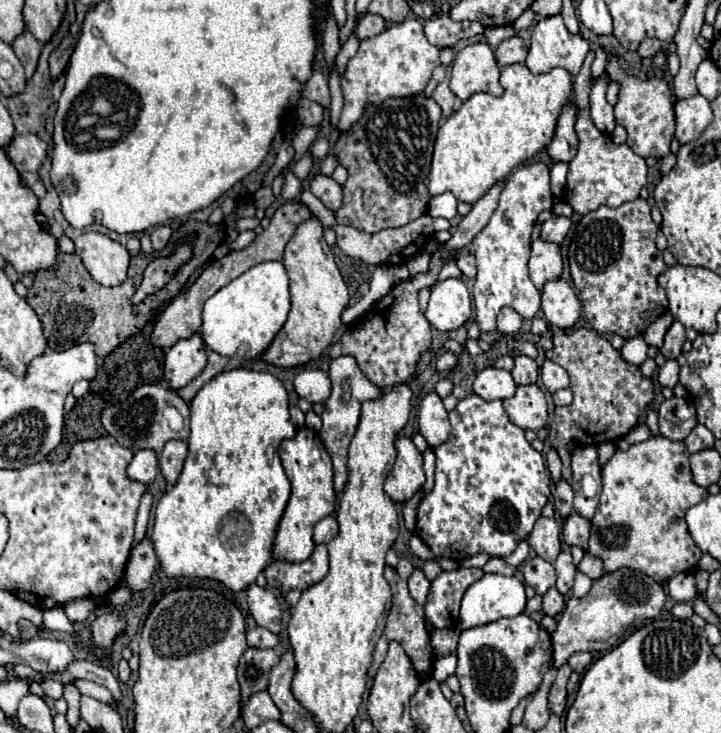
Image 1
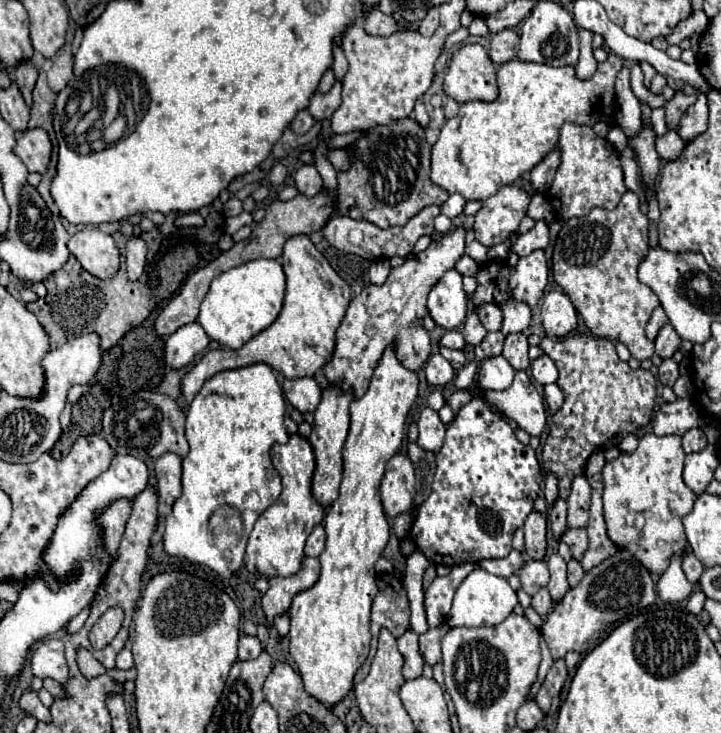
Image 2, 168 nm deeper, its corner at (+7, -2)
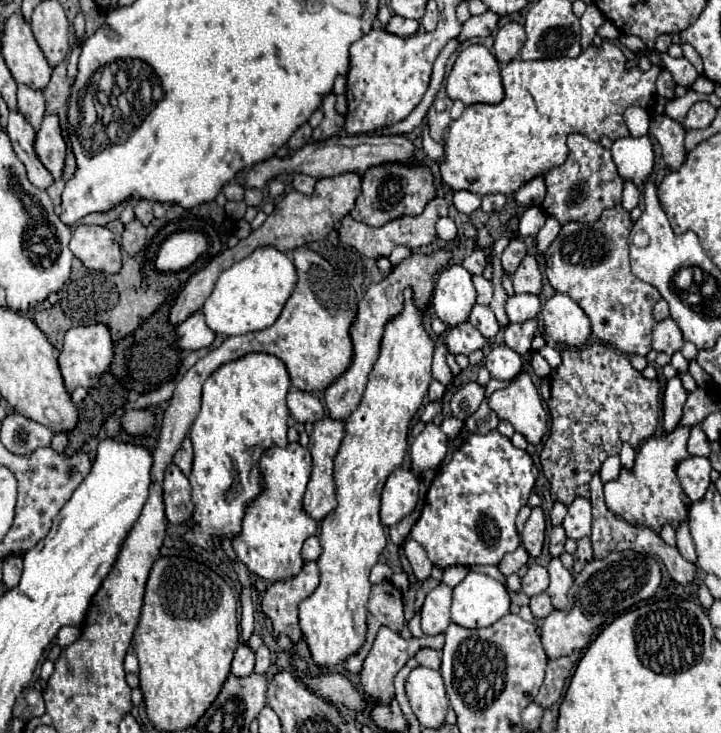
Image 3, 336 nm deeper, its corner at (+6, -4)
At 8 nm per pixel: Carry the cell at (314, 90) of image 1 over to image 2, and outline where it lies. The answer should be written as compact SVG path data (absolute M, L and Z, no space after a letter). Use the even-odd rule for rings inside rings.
M335 80L333 88L327 92L327 94L321 94L321 92L315 92L311 96L311 102L309 102L309 112L315 120L327 120L331 118L331 114L337 110L337 106L341 104L341 82Z

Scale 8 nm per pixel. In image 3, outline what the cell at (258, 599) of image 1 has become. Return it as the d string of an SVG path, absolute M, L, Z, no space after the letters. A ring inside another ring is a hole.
M262 644L262 646L256 650L256 664L254 664L254 672L264 674L268 668L270 668L270 652L268 652L268 648Z

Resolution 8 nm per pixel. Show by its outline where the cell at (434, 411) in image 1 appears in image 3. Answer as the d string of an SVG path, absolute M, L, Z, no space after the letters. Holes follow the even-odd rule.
M428 422L422 434L410 446L412 468L422 474L426 470L438 470L448 452L448 438L440 430L440 426Z

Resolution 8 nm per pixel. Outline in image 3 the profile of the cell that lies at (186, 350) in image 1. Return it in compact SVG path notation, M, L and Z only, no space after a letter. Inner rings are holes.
M194 312L188 320L178 324L178 346L182 350L198 350L208 348L214 342L214 332L208 328L202 312Z

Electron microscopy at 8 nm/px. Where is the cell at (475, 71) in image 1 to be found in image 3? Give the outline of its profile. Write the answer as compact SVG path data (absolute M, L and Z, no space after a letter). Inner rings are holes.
M472 44L460 52L460 56L454 62L454 68L446 80L446 92L452 100L460 100L466 106L470 104L498 104L504 98L504 88L502 88L502 78L500 78L500 68L494 58L494 54L484 48L482 44Z

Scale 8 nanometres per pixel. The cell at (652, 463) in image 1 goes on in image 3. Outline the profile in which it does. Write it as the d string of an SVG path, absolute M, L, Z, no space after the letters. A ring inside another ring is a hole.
M678 426L672 434L646 440L636 454L634 468L632 470L622 468L618 480L604 484L604 496L606 496L608 508L632 524L638 524L638 526L646 524L654 530L660 530L664 522L670 522L672 526L676 526L680 520L686 520L690 502L674 470L676 470L676 464L680 464L690 456L686 452L688 436L690 436L690 428Z

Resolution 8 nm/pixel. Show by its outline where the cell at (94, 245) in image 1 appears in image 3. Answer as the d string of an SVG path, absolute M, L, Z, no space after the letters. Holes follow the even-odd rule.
M80 224L72 234L70 250L90 270L116 274L122 266L120 246L106 226Z

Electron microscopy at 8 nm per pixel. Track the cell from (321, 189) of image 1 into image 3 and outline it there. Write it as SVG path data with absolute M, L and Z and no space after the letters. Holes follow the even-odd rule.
M296 174L292 184L294 184L294 188L296 188L298 192L302 192L302 194L310 194L310 192L314 190L314 186L316 186L316 178L306 176L306 174Z

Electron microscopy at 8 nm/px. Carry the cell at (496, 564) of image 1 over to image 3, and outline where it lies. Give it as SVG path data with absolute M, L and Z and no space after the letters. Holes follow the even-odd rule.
M518 546L514 552L510 552L510 554L506 554L502 558L502 562L498 564L498 568L500 568L500 572L504 576L510 576L510 574L518 572L526 562L528 562L528 552L522 546Z

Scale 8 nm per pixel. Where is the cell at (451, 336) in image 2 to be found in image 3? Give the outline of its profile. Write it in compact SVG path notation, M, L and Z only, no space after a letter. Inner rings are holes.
M438 344L436 346L436 352L434 352L434 362L432 362L432 374L436 380L442 380L442 384L450 384L452 380L452 372L446 364L446 348L444 344Z

